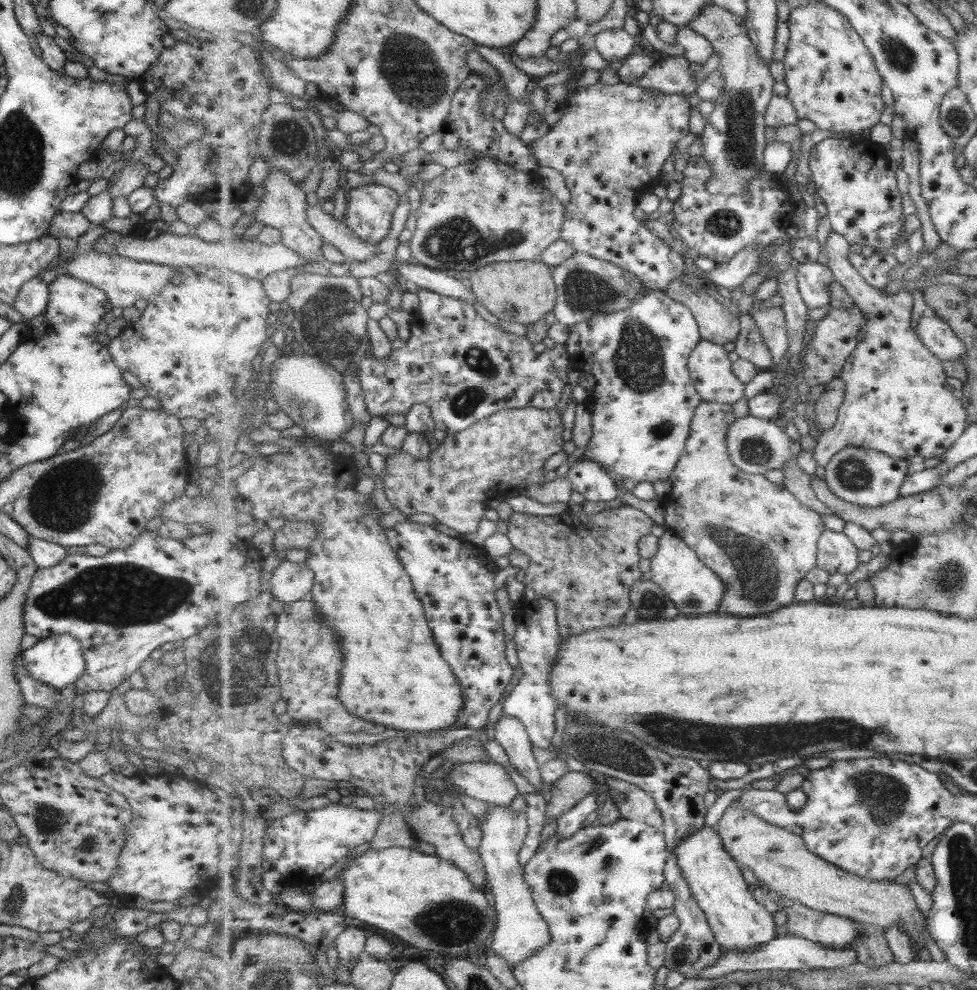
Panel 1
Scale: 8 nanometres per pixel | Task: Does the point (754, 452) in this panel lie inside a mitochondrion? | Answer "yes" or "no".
yes

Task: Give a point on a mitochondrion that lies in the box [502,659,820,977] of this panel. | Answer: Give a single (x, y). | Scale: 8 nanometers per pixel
(620, 753)

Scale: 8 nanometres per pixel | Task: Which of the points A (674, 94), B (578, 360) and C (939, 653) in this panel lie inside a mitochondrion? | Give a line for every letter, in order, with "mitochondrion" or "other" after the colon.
A: other
B: other
C: other

